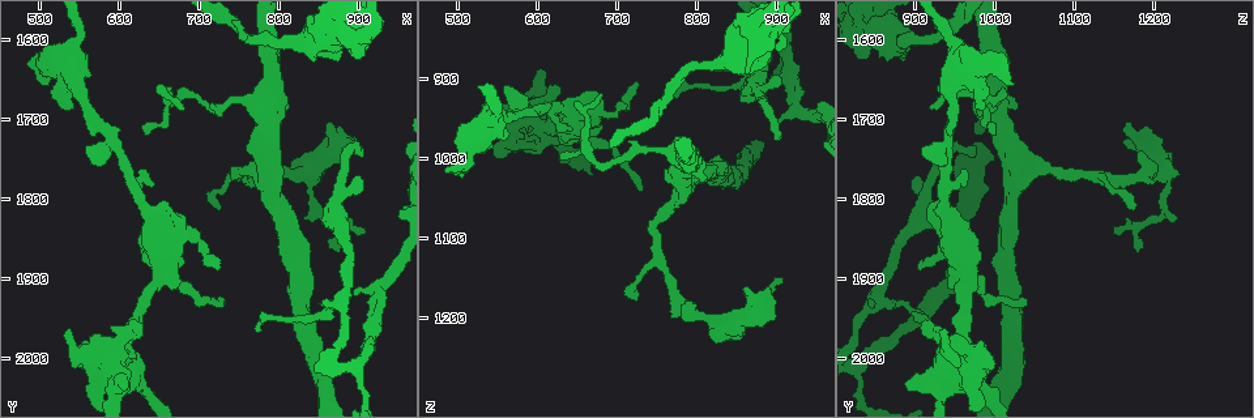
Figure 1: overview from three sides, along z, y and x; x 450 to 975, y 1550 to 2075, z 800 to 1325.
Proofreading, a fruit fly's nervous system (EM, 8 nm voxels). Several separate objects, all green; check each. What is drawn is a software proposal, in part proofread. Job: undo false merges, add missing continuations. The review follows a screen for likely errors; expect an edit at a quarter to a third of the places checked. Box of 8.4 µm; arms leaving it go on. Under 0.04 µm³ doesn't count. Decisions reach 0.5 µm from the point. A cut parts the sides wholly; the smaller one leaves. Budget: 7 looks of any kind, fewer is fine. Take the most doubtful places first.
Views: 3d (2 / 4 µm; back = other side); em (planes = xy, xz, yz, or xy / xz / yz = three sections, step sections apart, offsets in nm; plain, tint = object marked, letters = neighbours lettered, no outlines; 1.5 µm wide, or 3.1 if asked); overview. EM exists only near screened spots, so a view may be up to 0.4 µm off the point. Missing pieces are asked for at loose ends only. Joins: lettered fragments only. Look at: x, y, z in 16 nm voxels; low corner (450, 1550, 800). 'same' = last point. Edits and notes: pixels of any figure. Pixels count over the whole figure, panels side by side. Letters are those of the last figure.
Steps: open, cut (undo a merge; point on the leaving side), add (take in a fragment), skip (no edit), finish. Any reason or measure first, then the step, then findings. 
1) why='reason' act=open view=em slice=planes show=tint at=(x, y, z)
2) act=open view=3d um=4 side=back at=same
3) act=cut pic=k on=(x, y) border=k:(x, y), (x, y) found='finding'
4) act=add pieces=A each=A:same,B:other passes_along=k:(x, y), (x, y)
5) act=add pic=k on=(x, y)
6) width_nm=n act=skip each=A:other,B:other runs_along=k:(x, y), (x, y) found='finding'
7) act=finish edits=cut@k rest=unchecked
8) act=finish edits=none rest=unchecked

why='branch stops here' act=open view=3d um=4 at=(555, 1735, 915)

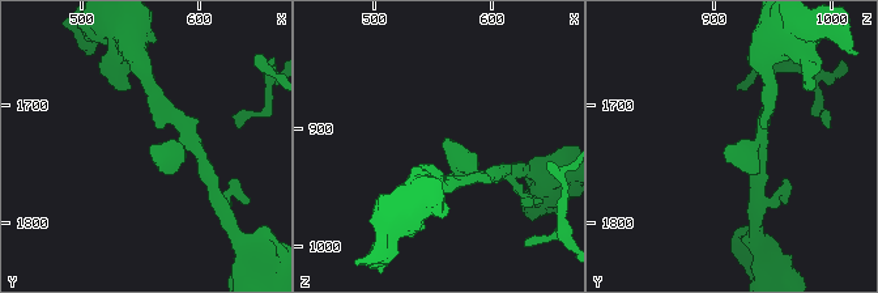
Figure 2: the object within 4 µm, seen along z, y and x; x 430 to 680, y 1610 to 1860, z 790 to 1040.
act=open view=em slice=planes show=letters at=(558, 1736, 912)

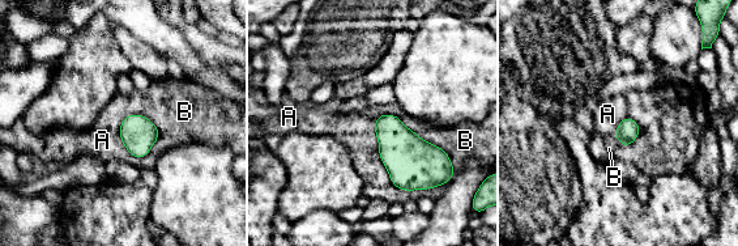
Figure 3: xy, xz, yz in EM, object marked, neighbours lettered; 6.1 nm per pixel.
width_nm=130 act=skip each=A:other,B:other found='no lettered fragment goes on from it'

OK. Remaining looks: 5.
why='thick end' act=open view=3d um=2 at=(480, 1630, 1015)

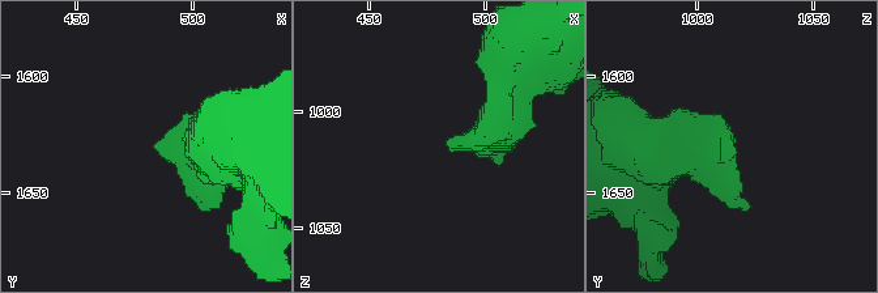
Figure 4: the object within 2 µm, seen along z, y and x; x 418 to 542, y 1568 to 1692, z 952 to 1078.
why='need the tissue' act=open view=em slice=xz step=4 show=tint at=(485, 1630, 1011)

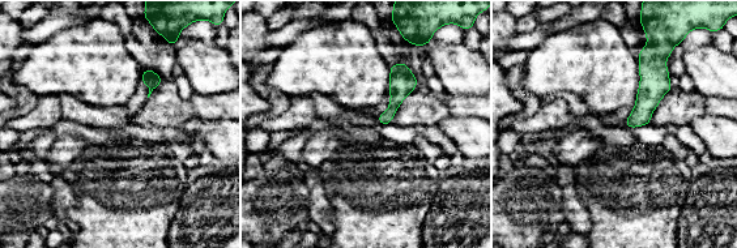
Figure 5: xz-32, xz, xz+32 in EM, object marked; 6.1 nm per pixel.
why='another direction' act=open view=em slice=xy step=8 show=letters at=same

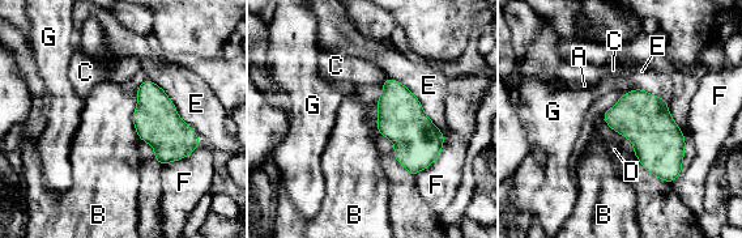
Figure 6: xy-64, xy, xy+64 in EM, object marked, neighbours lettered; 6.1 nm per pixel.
longest_contact=E:480nm act=skip each=A:other,B:other,C:other,D:other,E:other,F:other,G:other border=6:(135, 90), (132, 124), (140, 139) found='none of them fits'

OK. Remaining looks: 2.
why='arms part here' act=open view=3d um=2 at=(785, 1755, 1035)

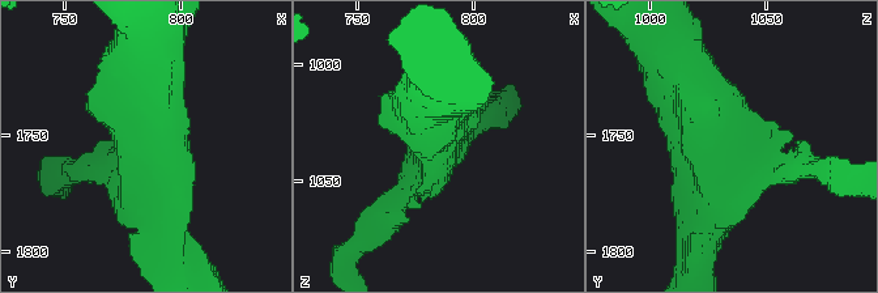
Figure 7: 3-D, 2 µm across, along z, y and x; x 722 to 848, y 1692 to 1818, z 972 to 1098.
arms=3 arm_widths_nm=170,280,440 why='now the EM' act=open view=em slice=planes show=letters at=(784, 1758, 1035)

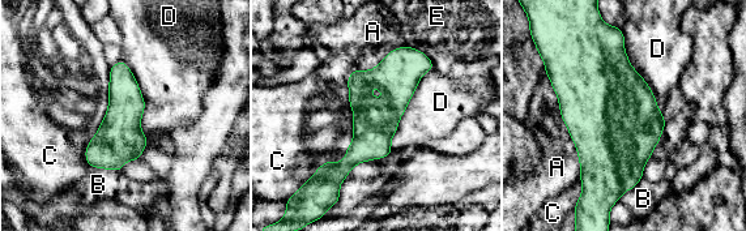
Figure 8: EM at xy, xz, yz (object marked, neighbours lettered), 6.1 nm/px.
act=skip each=A:other,B:other,C:other,D:other,E:other runs_along=8:(417, 52), (378, 98), (371, 138), (327, 174) found='one neuron here'

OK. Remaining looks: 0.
act=finish edits=none rest=unchecked

